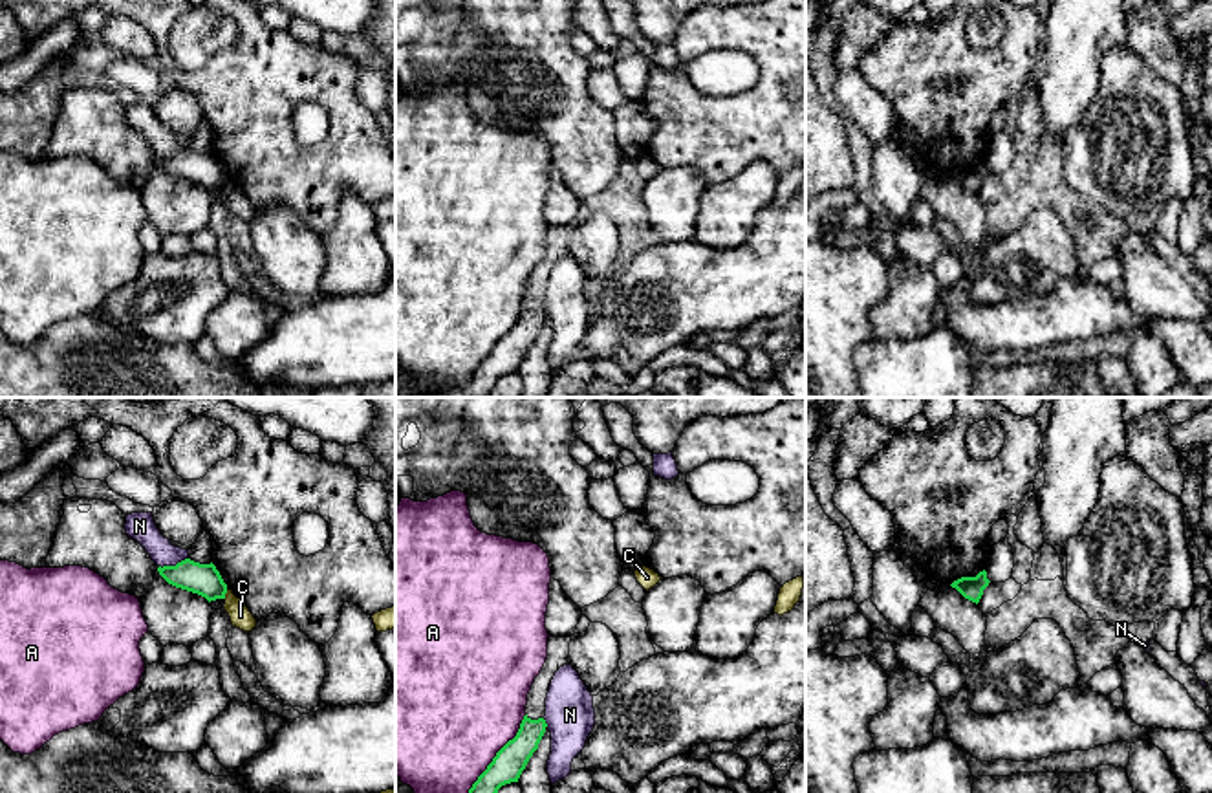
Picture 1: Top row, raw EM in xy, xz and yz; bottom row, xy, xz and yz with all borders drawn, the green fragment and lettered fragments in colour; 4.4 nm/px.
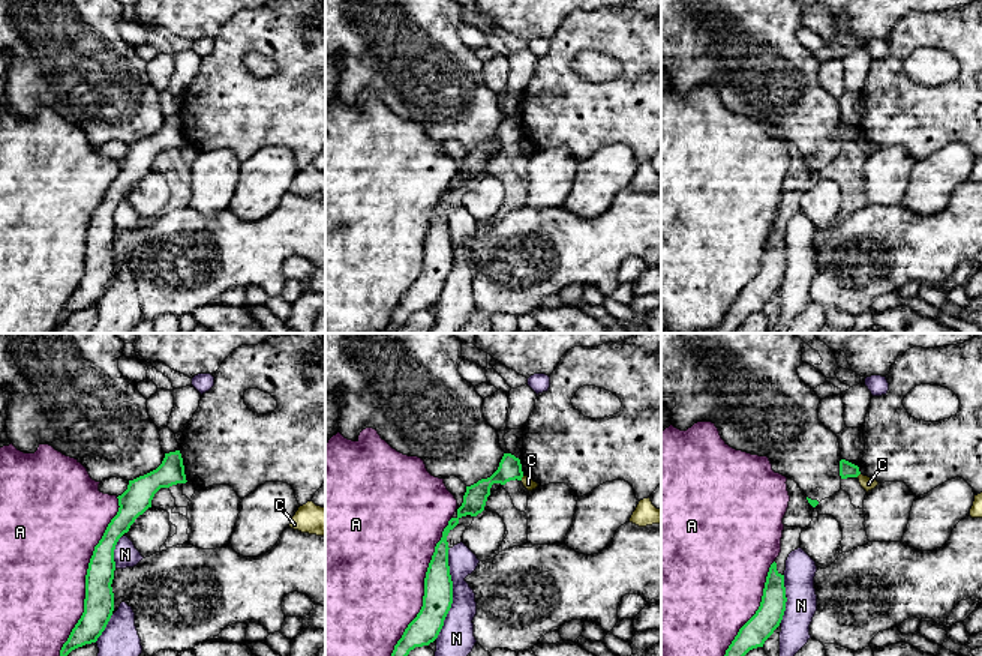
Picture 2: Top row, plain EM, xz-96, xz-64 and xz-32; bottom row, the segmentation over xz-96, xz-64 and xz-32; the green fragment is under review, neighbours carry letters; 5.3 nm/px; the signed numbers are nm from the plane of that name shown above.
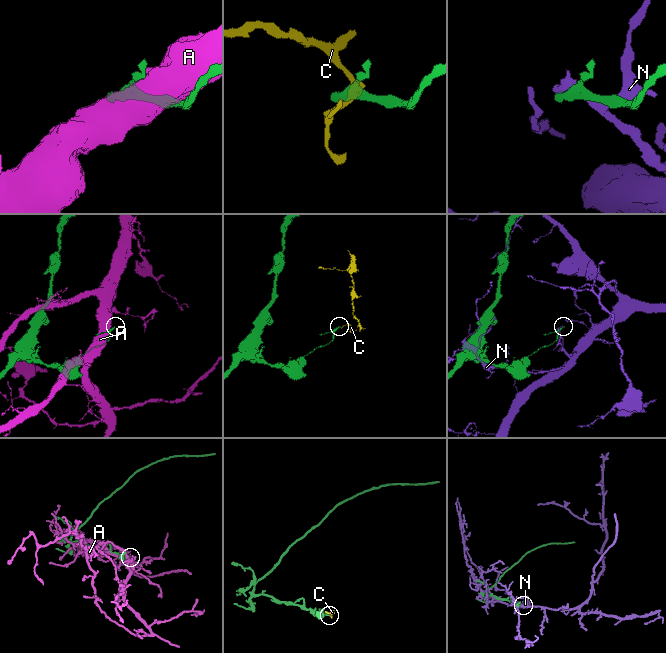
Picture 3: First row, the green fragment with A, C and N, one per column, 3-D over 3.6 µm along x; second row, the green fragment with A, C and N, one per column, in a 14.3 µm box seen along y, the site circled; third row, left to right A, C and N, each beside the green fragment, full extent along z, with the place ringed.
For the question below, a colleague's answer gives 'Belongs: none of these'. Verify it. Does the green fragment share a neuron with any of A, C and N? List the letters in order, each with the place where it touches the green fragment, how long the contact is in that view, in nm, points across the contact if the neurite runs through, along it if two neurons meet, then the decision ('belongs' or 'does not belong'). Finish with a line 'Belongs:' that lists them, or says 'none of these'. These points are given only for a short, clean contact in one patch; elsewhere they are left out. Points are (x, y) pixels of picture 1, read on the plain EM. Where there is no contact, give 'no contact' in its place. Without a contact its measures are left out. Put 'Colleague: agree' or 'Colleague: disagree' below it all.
A: contact xz (487, 356); length 550 nm; does not belong
C: contact xy (226, 182); length 40 nm; border xy (227, 180), (224, 187); does not belong
N: contact xy (176, 154); length 140 nm; does not belong
Belongs: none of these
Colleague: agree

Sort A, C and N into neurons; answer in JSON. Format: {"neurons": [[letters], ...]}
{"neurons": [["A"], ["C"], ["N"]]}

